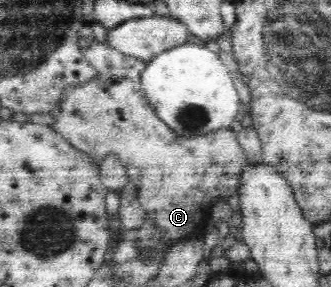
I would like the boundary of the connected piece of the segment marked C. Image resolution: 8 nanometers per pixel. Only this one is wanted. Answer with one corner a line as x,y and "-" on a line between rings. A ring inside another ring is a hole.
94,40
82,50
84,59
97,71
97,76
89,82
79,83
76,87
65,87
58,108
51,112
53,124
50,127
63,136
73,148
85,152
96,164
107,154
114,154
128,171
129,181
137,187
140,205
145,209
147,218
161,231
161,237
169,246
183,238
201,237
207,227
211,204
215,198
229,197
236,193
241,171
250,162
239,144
236,132
230,128
219,129
203,136
177,136
168,124
157,116
155,108
149,104
143,92
140,76
145,70
146,61
127,56
106,42

